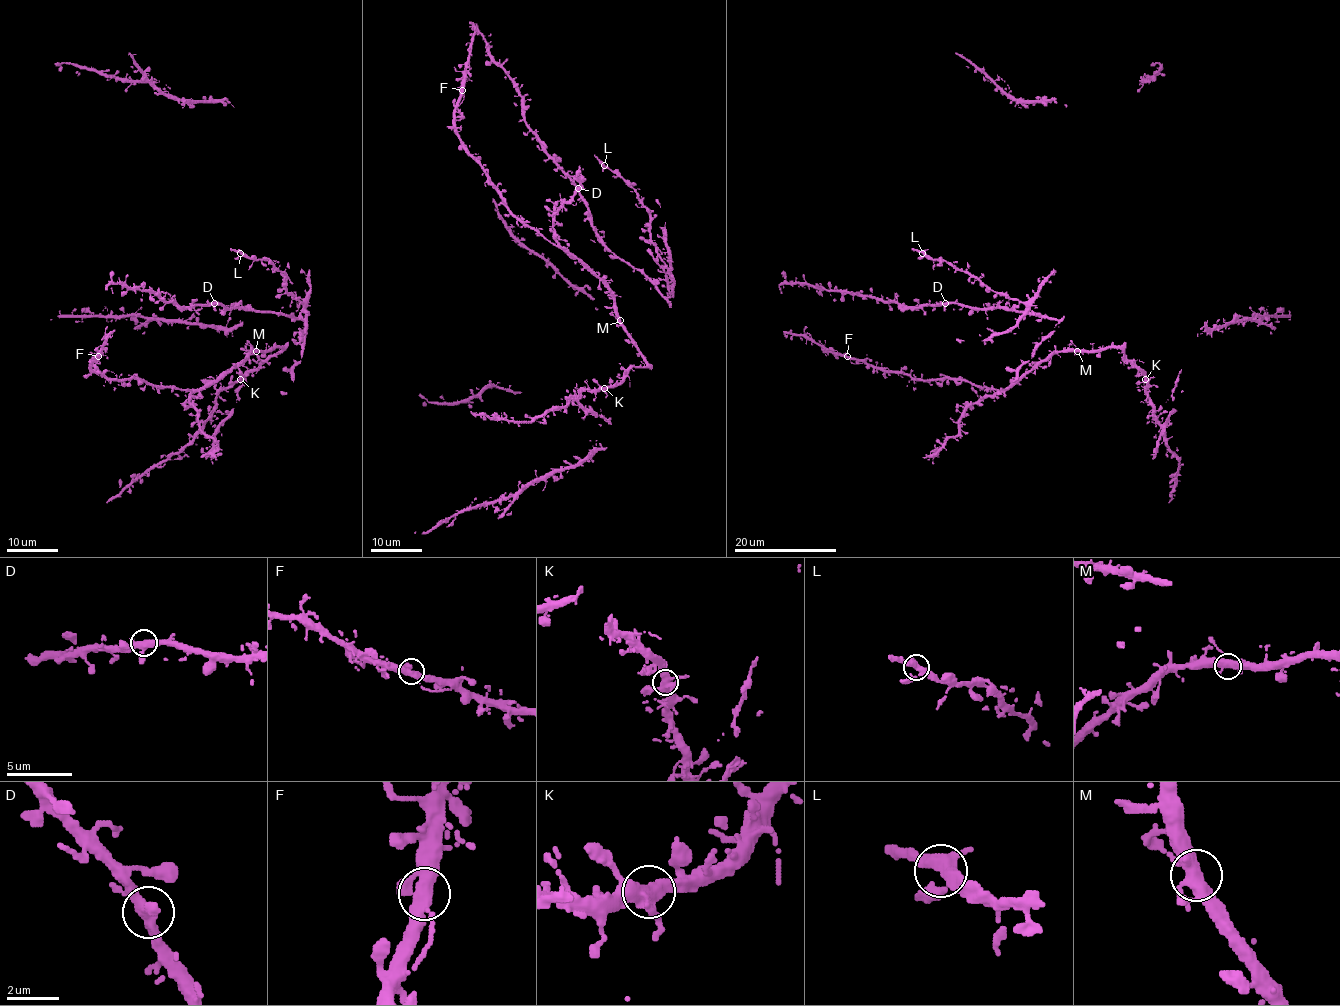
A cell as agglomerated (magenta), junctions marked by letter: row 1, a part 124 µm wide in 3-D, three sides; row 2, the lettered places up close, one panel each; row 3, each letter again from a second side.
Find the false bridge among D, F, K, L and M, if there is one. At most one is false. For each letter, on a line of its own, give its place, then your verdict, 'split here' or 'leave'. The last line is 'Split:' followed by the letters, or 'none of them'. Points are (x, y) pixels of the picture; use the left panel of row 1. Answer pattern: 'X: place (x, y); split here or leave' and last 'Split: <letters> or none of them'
D: place (214, 303); leave
F: place (98, 356); leave
K: place (240, 379); leave
L: place (240, 253); leave
M: place (256, 351); leave
Split: none of them

